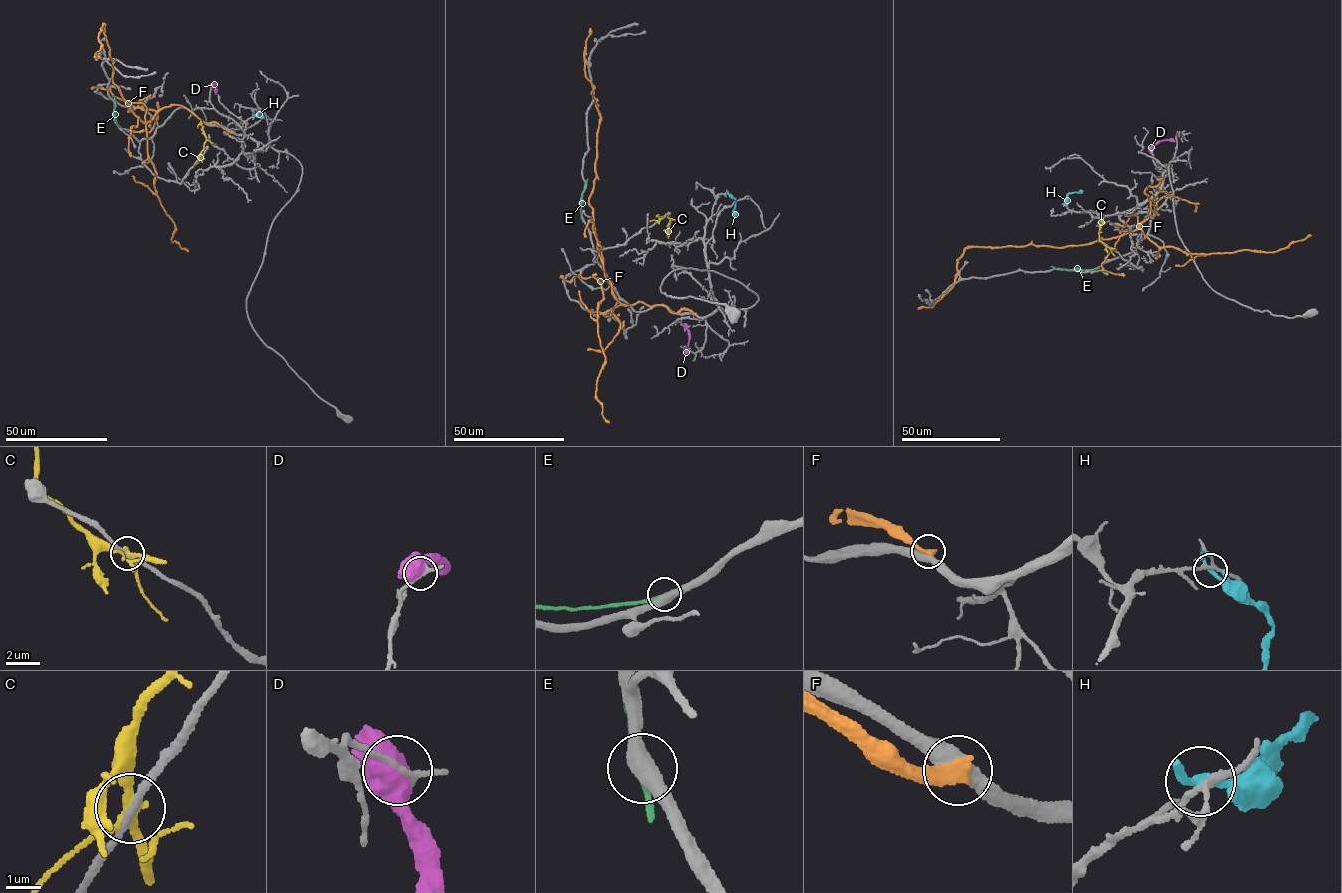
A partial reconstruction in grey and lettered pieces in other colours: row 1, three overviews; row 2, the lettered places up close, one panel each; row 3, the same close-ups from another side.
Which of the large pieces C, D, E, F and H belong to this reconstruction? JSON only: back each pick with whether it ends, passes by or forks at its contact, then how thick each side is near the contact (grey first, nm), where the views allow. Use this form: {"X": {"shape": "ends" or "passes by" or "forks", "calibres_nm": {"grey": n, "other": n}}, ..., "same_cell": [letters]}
{"same_cell": []}

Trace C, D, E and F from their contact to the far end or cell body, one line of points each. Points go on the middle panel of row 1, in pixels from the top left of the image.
C: (659, 220), (666, 215), (669, 218), (669, 233), (663, 230)
D: (686, 326), (689, 340), (685, 353)
E: (582, 218), (582, 193), (587, 179)
F: (695, 313), (620, 302), (605, 274), (589, 203), (600, 118), (585, 72), (590, 28)

